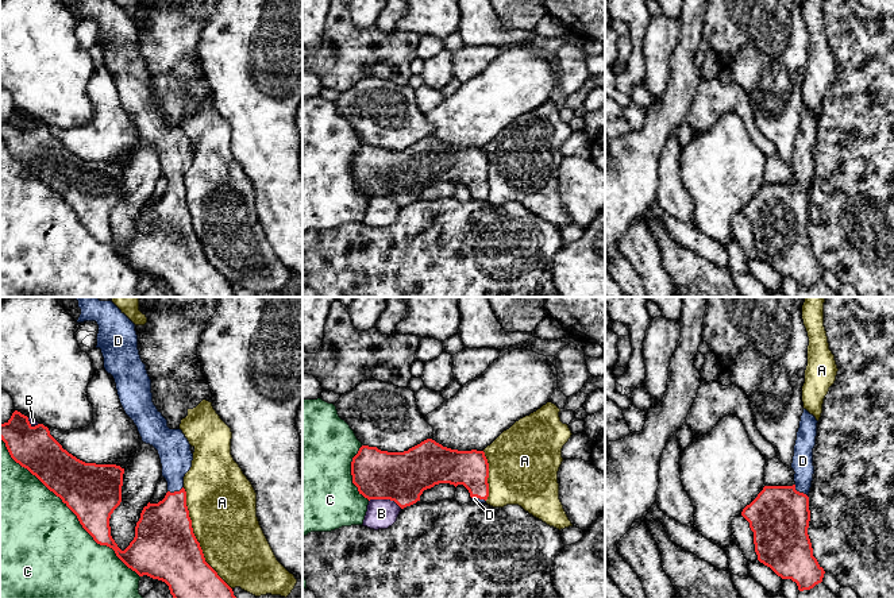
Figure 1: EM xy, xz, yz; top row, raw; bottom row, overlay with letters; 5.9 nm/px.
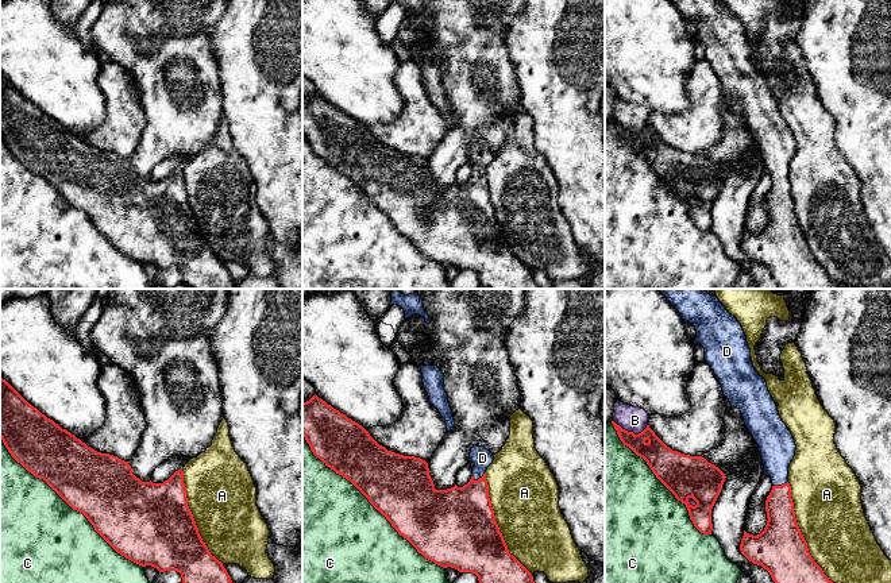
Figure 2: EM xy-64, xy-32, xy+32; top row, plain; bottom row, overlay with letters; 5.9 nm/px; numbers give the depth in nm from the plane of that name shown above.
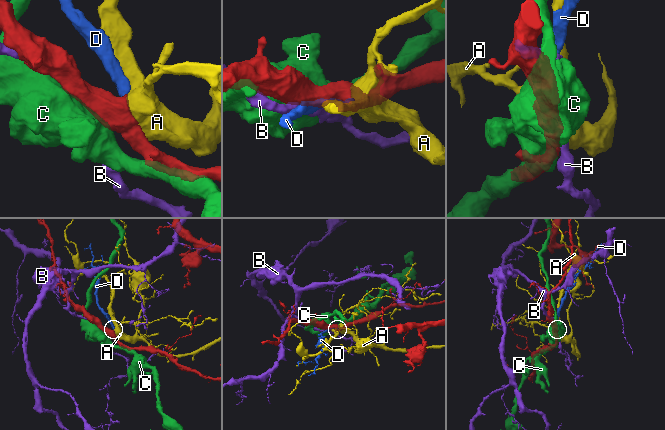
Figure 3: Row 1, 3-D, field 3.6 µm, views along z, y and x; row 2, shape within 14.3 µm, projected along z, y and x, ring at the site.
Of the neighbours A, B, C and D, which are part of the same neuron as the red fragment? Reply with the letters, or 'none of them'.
D

